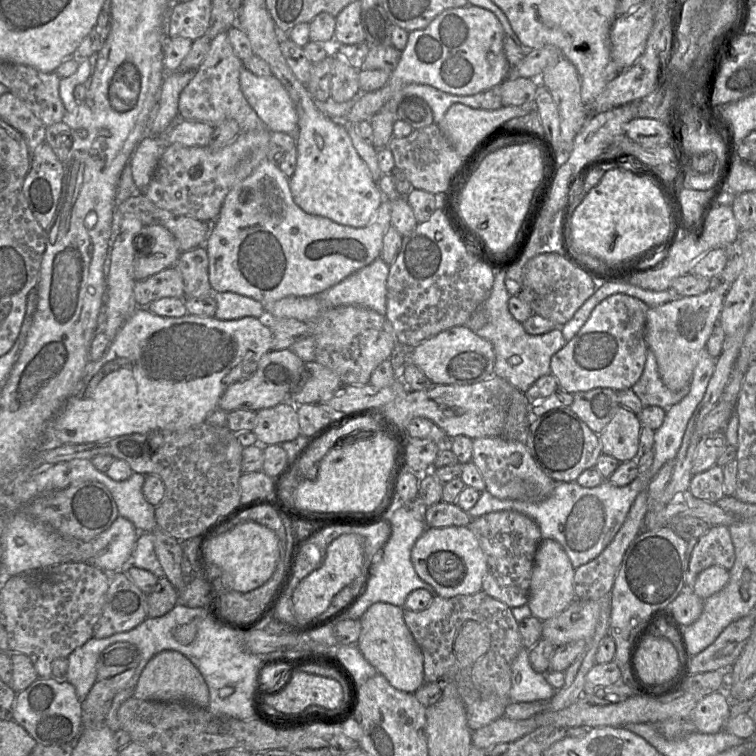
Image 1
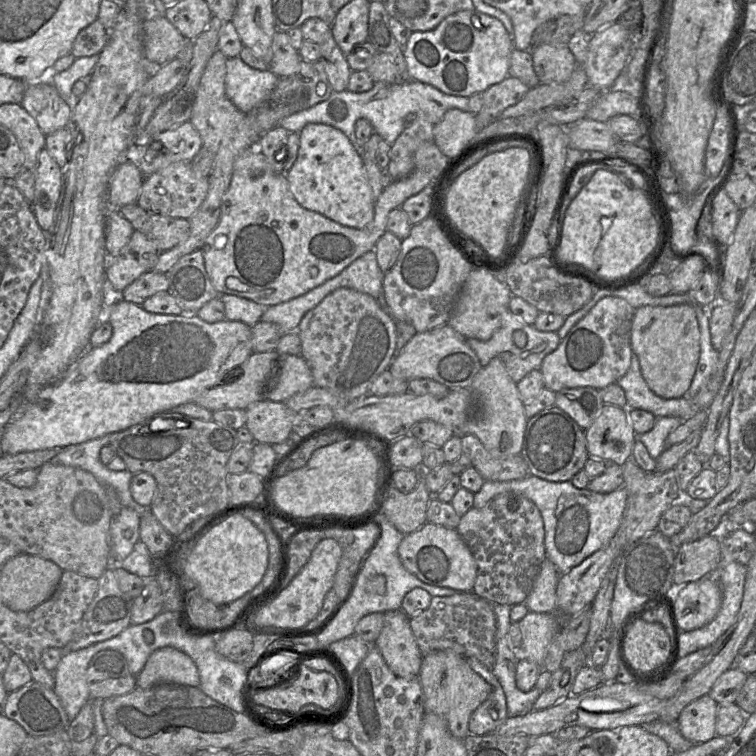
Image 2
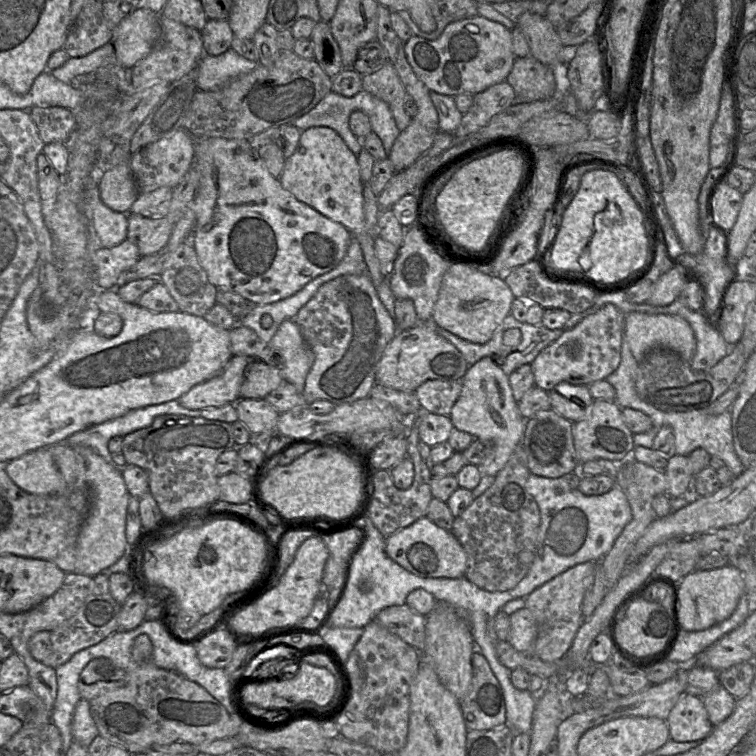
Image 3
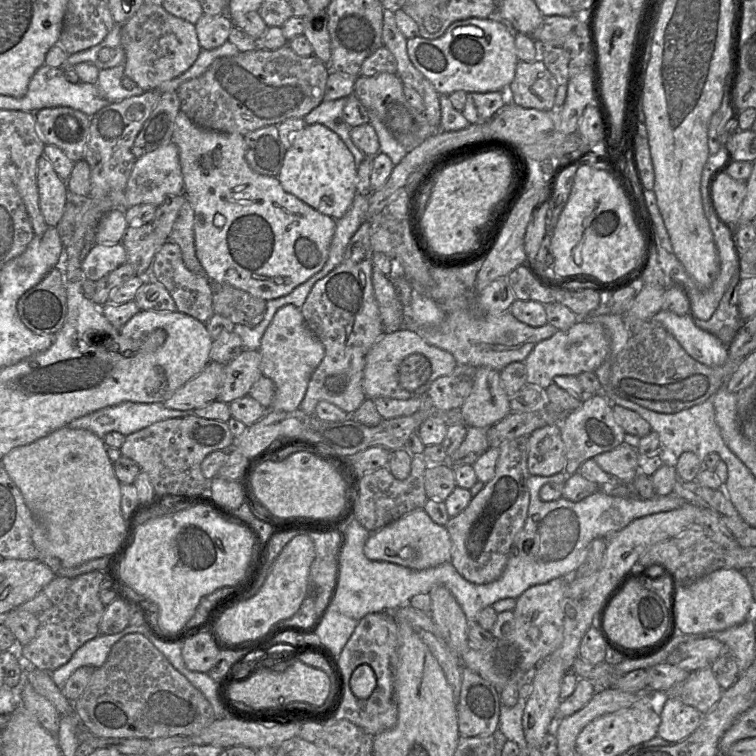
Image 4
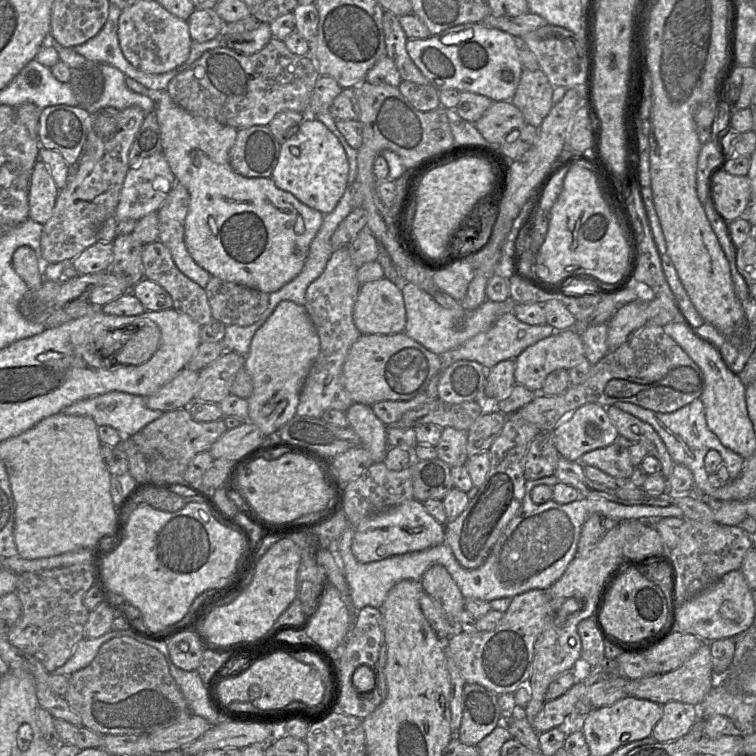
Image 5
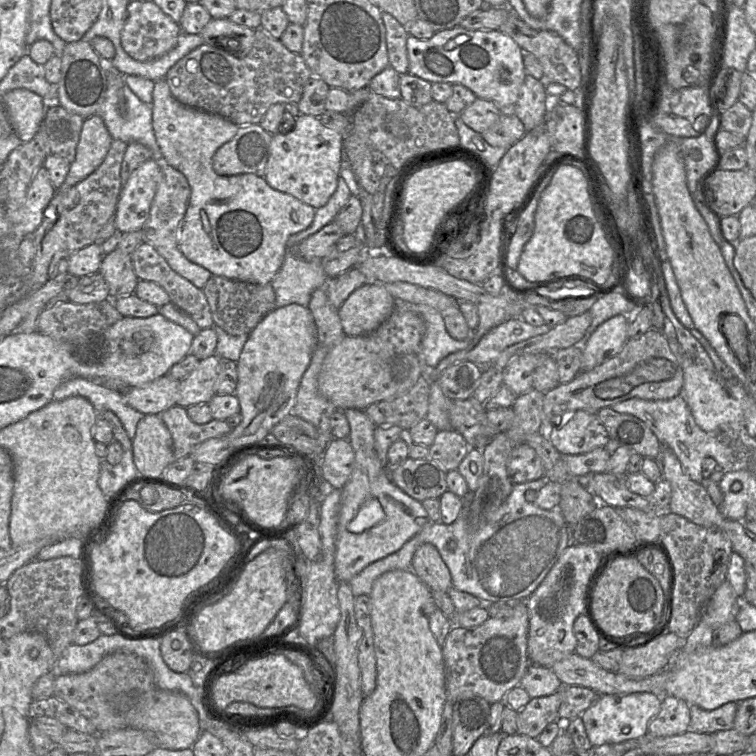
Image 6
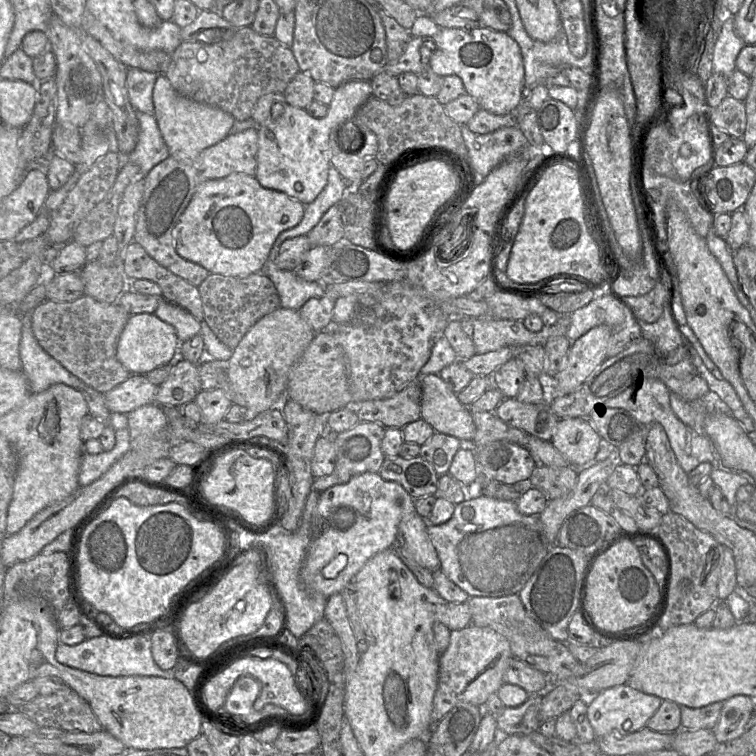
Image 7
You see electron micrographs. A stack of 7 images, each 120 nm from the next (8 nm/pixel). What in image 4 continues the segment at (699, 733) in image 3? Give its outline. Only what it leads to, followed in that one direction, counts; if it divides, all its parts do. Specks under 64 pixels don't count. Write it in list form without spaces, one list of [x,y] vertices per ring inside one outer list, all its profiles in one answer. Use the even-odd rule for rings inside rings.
[[[653,692],[653,710],[661,717],[657,736],[674,744],[689,737],[700,725],[703,714],[679,699]]]

